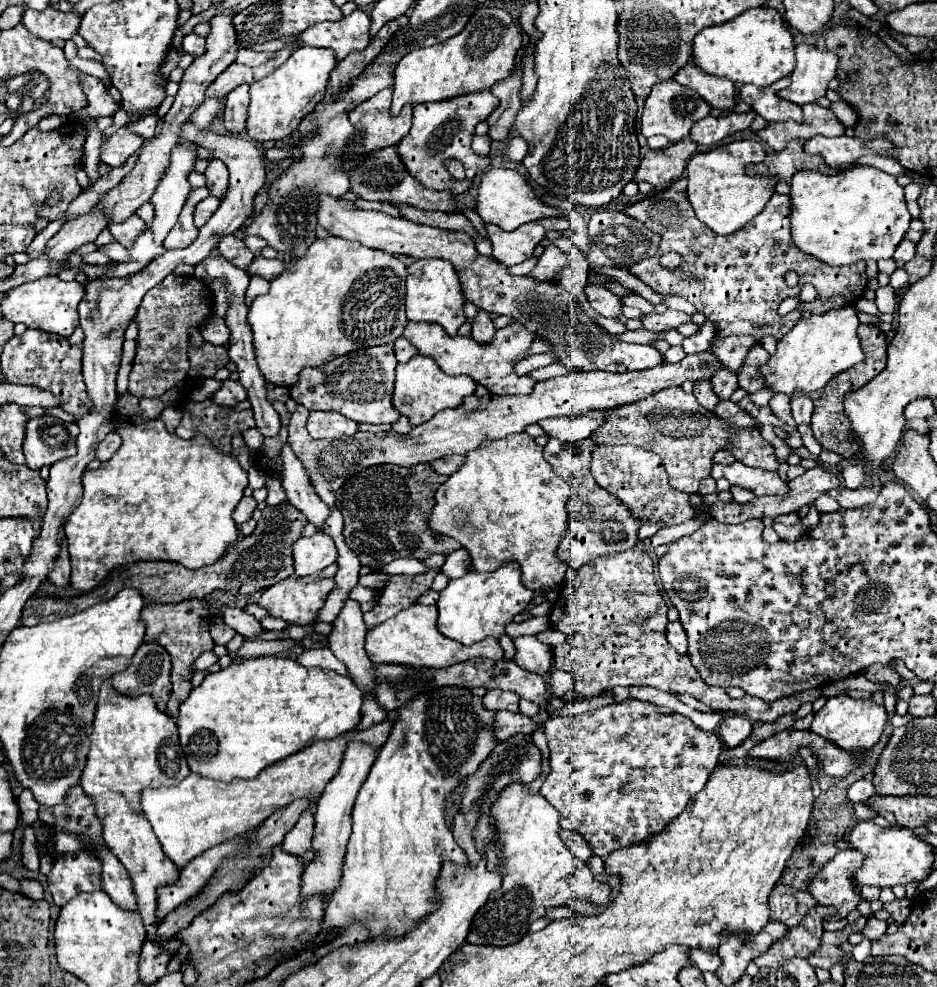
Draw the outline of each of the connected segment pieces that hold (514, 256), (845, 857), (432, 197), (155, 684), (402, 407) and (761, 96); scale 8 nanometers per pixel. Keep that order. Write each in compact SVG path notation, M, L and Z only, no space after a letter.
M542 218L524 224L514 232L504 232L494 224L486 224L486 234L492 242L492 256L506 266L514 266L526 258L532 258L532 250L546 236L546 232L564 232L568 228L570 226L566 218Z
M848 848L844 852L838 852L822 870L816 872L816 876L812 880L808 880L810 882L810 886L808 886L810 894L818 900L818 904L834 906L838 910L836 918L846 918L848 912L858 908L858 904L862 902L862 896L854 890L854 882L852 882L854 880L854 872L862 866L862 862L864 862L864 854L858 852L858 850Z
M394 146L384 148L380 152L372 152L372 156L368 156L356 170L350 172L350 184L352 184L350 186L352 192L364 200L390 202L390 204L410 204L410 206L422 208L422 210L442 210L442 212L456 210L456 202L454 202L454 196L450 192L428 190L406 172Z
M142 644L130 666L124 672L118 672L110 678L112 688L118 694L136 698L142 694L150 694L158 708L164 710L170 698L172 682L170 682L170 656L160 644Z
M414 356L406 364L398 364L396 368L396 388L394 388L394 408L408 416L412 426L418 426L426 420L430 420L432 414L444 410L444 408L458 408L462 400L470 394L474 394L477 383L468 376L448 376L444 374L438 364L432 358Z
M744 84L740 88L740 100L746 102L748 106L752 106L754 112L758 112L764 120L772 122L772 120L802 120L802 108L798 104L780 100L776 96L776 90L766 86L754 86L754 84Z

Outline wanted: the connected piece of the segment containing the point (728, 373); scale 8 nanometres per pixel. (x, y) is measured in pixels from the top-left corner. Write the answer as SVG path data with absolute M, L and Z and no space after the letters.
M720 366L714 372L714 376L710 378L710 384L712 384L714 392L718 394L718 398L730 398L730 394L738 388L736 374L732 370L728 370L726 366Z

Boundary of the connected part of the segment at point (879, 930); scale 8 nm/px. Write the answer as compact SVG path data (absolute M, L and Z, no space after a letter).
M870 918L870 920L866 922L866 928L862 930L862 934L864 934L864 938L868 938L868 940L876 940L876 938L880 938L880 936L886 932L886 928L888 928L888 922Z

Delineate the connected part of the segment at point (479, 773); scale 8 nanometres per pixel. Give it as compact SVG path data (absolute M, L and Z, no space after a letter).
M518 734L518 736L514 736L506 742L500 742L490 752L490 756L482 762L482 766L472 776L468 776L460 810L468 812L470 808L476 808L480 812L480 822L478 822L478 828L476 828L476 834L474 834L478 852L484 854L486 844L496 844L496 830L492 826L492 818L490 818L490 812L488 812L488 806L492 804L492 800L512 782L532 782L532 780L536 780L538 774L540 774L540 762L542 762L540 750L530 742L528 736Z

